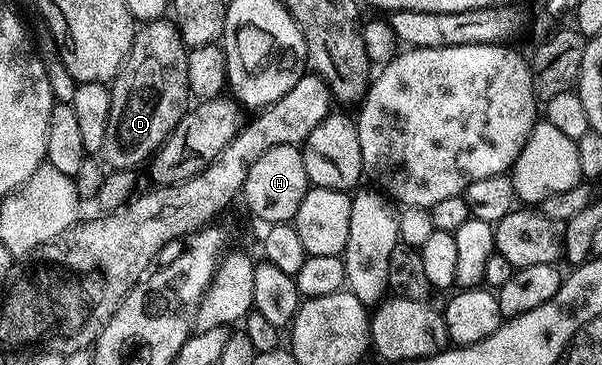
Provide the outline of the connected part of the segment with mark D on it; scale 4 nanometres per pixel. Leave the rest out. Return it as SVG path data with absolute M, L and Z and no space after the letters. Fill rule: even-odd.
M170 17L155 18L151 22L142 23L136 29L135 39L127 54L127 59L109 86L111 91L109 120L105 128L105 140L101 151L102 161L108 167L111 165L111 168L115 170L134 171L134 166L141 165L143 161L144 165L162 146L163 141L177 128L177 124L189 109L187 92L188 49L189 47L184 44L183 38L179 35L178 26Z

